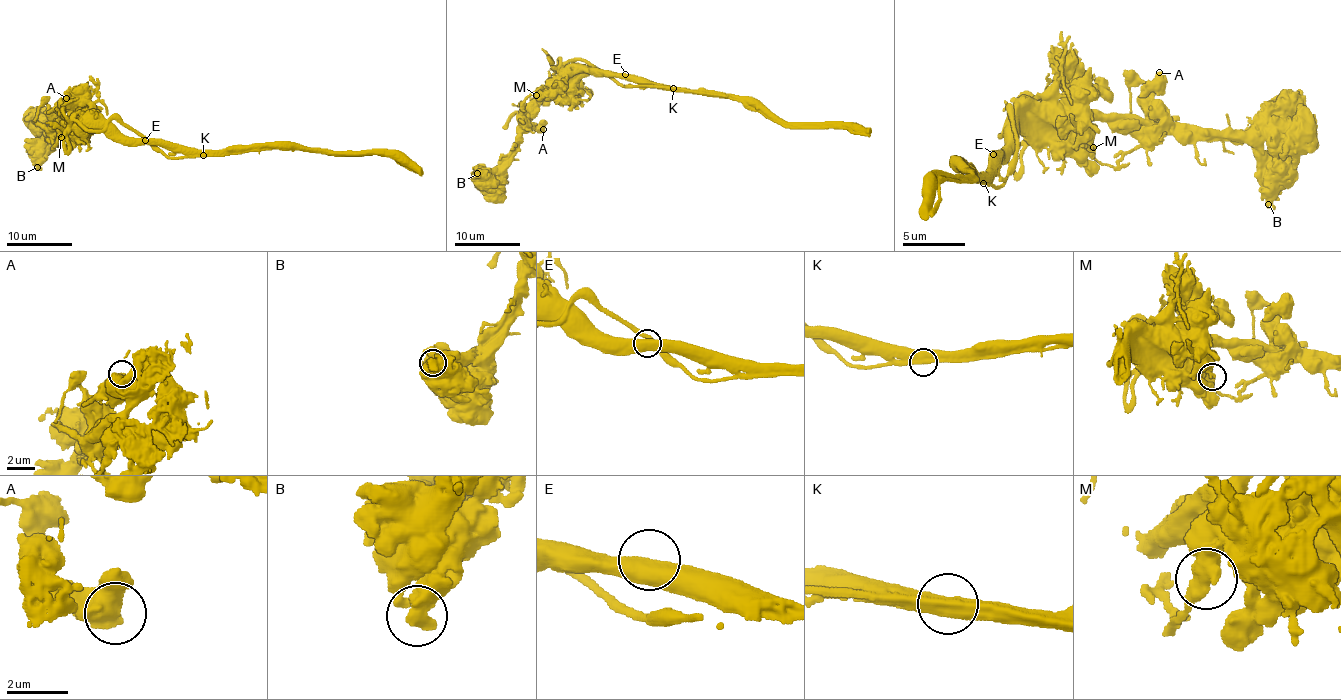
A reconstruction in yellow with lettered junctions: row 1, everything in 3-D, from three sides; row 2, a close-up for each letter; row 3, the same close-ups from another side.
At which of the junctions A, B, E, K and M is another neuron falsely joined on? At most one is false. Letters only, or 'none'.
K

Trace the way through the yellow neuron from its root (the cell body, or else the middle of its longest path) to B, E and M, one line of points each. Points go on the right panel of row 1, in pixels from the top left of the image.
B: (1046, 119), (1050, 113), (1169, 116), (1177, 122), (1230, 132), (1254, 151), (1260, 197), (1268, 204)
E: (1046, 119), (1027, 132), (1016, 132), (1012, 147), (1000, 147), (1002, 151), (993, 154)
M: (1046, 119), (1044, 122), (1069, 129), (1093, 147)

